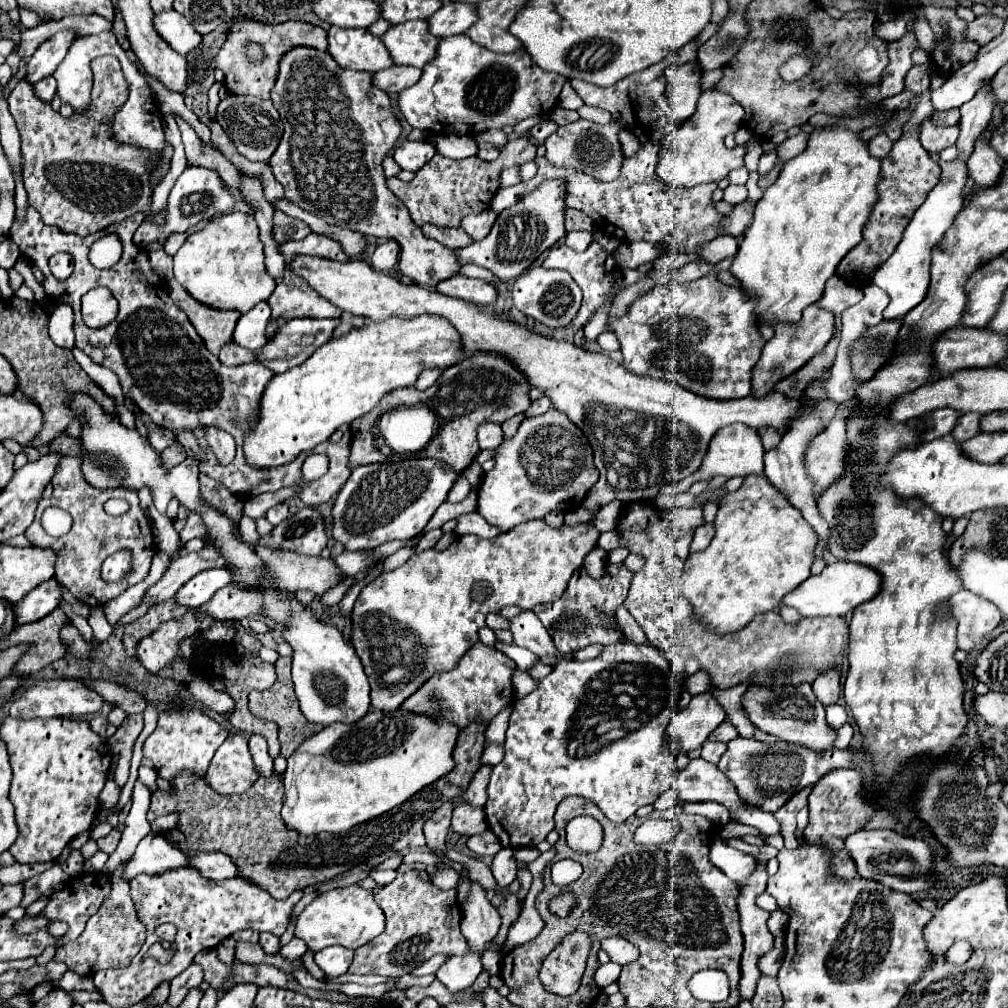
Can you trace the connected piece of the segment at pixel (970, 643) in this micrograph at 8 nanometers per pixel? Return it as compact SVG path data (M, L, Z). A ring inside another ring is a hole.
M959 591L947 601L947 611L957 619L957 645L963 651L973 651L1003 619L997 605L971 593Z

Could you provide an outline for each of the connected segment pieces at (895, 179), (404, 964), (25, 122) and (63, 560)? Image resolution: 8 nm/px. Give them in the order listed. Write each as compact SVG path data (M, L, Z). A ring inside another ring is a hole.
M907 129L903 137L895 141L891 153L883 159L883 179L879 183L879 201L875 203L871 219L863 229L863 241L857 247L853 247L837 267L837 275L845 283L857 289L865 289L871 283L875 269L879 269L879 265L885 259L889 259L889 255L895 251L913 213L925 201L927 193L937 185L939 175L941 175L939 163L933 161L929 153L921 147L915 129Z
M417 871L397 875L395 881L385 885L383 891L375 895L377 905L385 913L385 931L379 937L371 939L367 945L355 949L349 973L399 977L411 973L435 953L451 953L451 955L469 953L469 945L459 931L461 907L457 901L457 894L458 887L441 891L435 889L431 883L421 881L417 877Z
M99 57L91 63L91 69L95 75L91 103L83 113L73 113L67 119L61 117L59 111L53 111L49 103L35 97L33 85L27 85L23 77L9 93L9 109L21 135L21 153L25 163L23 175L25 175L25 189L29 195L29 203L39 211L45 225L55 225L67 233L75 233L83 237L111 223L123 221L135 211L145 213L147 221L159 221L159 225L163 225L165 209L159 211L157 215L149 215L153 201L151 175L157 169L157 165L161 165L161 157L157 157L155 153L147 153L147 149L139 149L133 145L119 145L119 141L111 137L111 117L125 103L125 79L121 73L121 65L119 61L115 61L115 57ZM147 163L153 165L149 173L147 173Z
M63 457L59 467L57 467L57 473L53 477L53 497L51 499L45 499L45 501L39 501L39 507L37 507L37 513L35 513L35 521L31 523L31 527L25 531L25 537L33 543L33 545L39 545L39 547L51 547L57 551L59 555L59 561L57 561L57 567L55 567L55 577L85 605L89 607L101 607L105 603L109 603L111 599L119 597L121 593L125 593L131 585L137 585L141 583L147 573L149 573L149 567L151 567L151 559L155 555L155 541L153 541L153 529L151 529L151 523L147 519L147 515L141 511L141 505L139 505L139 497L137 497L137 491L135 489L127 489L127 487L117 487L117 489L95 489L93 485L89 485L83 477L83 471L81 471L81 457ZM111 497L121 497L129 503L129 511L119 515L119 517L113 517L113 515L107 515L105 509L103 509L103 503ZM49 505L55 505L55 507L61 507L65 509L71 517L73 517L73 527L67 535L63 537L51 537L43 531L39 519L41 519L41 513L45 507ZM119 549L131 549L133 551L133 559L135 559L135 565L133 565L133 573L127 575L121 583L103 583L103 579L99 577L99 571L101 571L101 563L105 561L105 557L113 555L115 551Z

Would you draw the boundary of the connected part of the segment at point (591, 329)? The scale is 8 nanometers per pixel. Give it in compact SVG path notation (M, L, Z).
M607 303L607 305L605 305L597 315L593 315L591 321L583 327L583 331L585 331L585 339L587 339L587 341L595 341L595 339L599 337L599 333L605 331L605 323L607 323L609 307L611 307L611 303Z

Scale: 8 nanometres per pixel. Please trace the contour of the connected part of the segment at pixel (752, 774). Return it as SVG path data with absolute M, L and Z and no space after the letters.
M733 739L727 743L727 753L717 763L719 771L725 773L743 801L759 805L763 811L775 813L789 797L803 787L813 787L827 771L839 767L855 767L857 751L853 749L831 749L813 751L801 745L789 745L785 741L755 741L755 739Z

